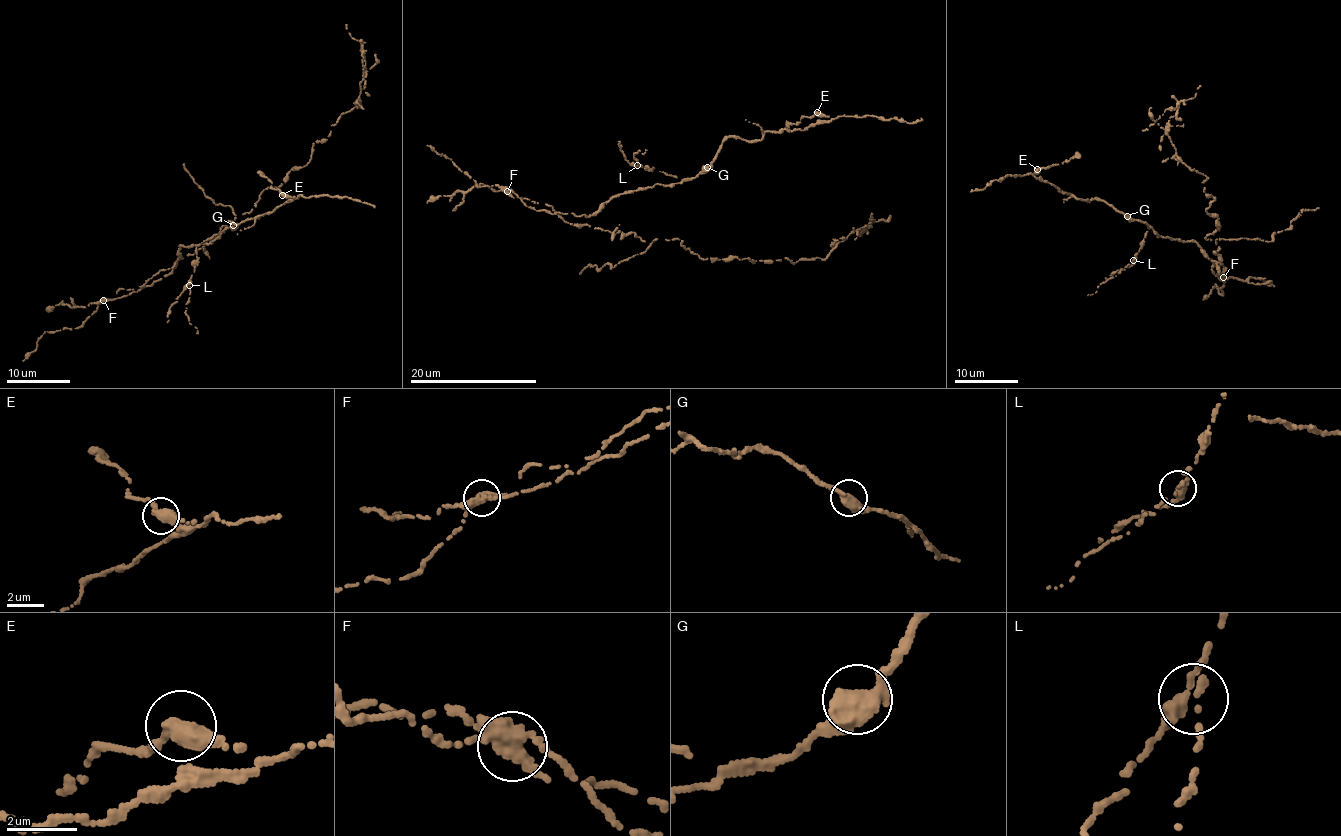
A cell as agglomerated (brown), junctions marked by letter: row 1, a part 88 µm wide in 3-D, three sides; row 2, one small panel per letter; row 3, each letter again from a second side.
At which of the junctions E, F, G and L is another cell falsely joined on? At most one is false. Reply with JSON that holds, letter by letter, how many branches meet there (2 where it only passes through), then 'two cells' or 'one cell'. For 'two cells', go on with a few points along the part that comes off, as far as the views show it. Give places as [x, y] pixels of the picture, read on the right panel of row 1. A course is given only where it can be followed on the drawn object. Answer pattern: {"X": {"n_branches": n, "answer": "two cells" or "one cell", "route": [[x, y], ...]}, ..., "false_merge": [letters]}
{"E": {"n_branches": 2, "answer": "one cell"}, "F": {"n_branches": 3, "answer": "two cells", "route": [[1223, 278], [1205, 238], [1218, 228], [1206, 177], [1176, 155], [1167, 122], [1177, 110], [1157, 124], [1151, 108]]}, "G": {"n_branches": 3, "answer": "one cell"}, "L": {"n_branches": 3, "answer": "one cell"}, "false_merge": ["F"]}

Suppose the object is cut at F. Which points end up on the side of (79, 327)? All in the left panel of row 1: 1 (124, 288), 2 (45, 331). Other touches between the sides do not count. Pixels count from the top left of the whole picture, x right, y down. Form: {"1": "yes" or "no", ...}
{"1": "yes", "2": "yes"}

